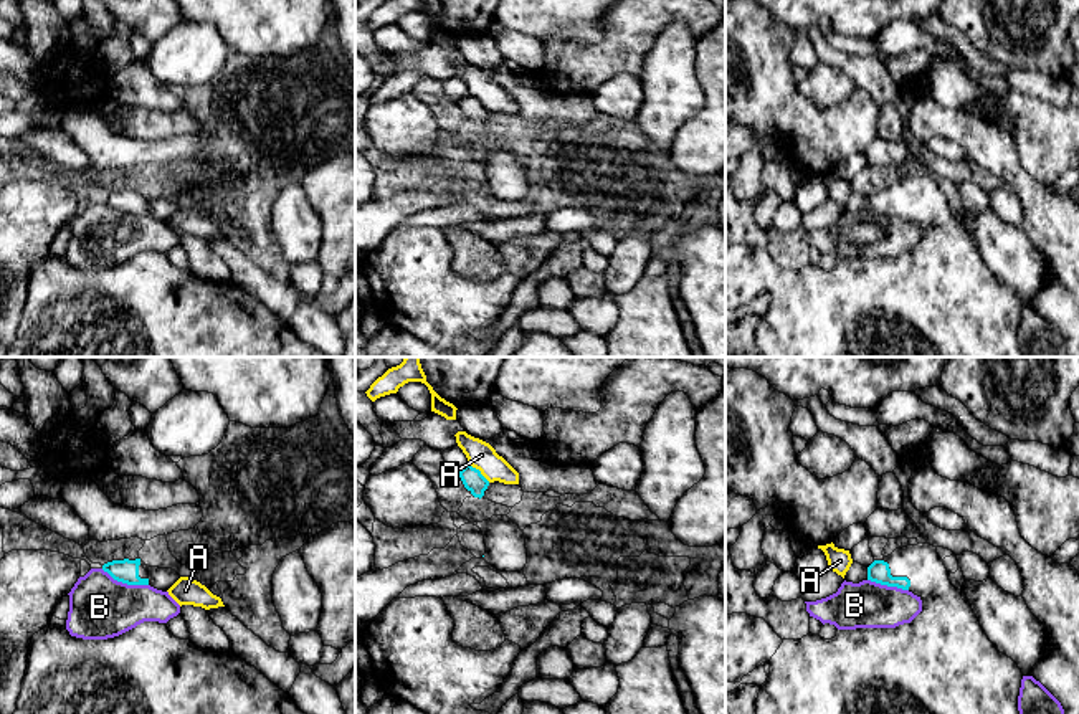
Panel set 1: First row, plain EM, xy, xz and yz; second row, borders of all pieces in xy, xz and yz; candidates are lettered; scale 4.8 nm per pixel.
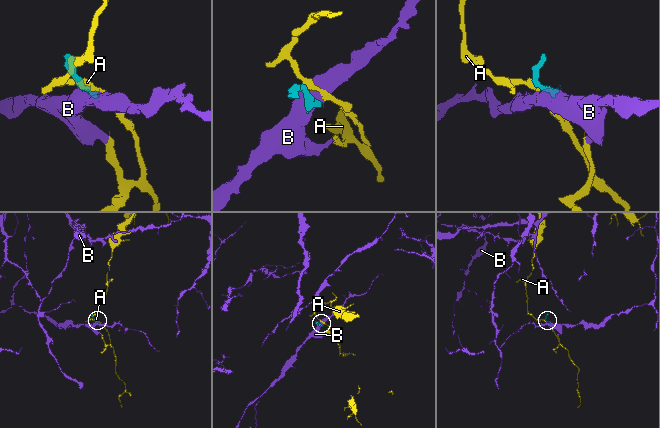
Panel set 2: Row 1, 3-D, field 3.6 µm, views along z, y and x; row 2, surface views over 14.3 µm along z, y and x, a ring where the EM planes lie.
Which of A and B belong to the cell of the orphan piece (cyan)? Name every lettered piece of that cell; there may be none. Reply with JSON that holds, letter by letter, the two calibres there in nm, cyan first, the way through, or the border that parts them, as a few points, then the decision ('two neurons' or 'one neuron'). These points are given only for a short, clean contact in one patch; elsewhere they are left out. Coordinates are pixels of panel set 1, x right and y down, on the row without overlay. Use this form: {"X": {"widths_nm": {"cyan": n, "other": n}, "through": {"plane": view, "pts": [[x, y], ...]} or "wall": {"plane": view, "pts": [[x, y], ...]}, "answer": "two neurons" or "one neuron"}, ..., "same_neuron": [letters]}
{"A": {"widths_nm": {"cyan": 100, "other": 140}, "wall": {"plane": "xz", "pts": [[468, 93], [489, 111]]}, "answer": "two neurons"}, "B": {"widths_nm": {"cyan": 120, "other": 300}, "wall": {"plane": "xy", "pts": [[101, 199], [118, 210], [147, 215]]}, "answer": "two neurons"}, "same_neuron": []}

